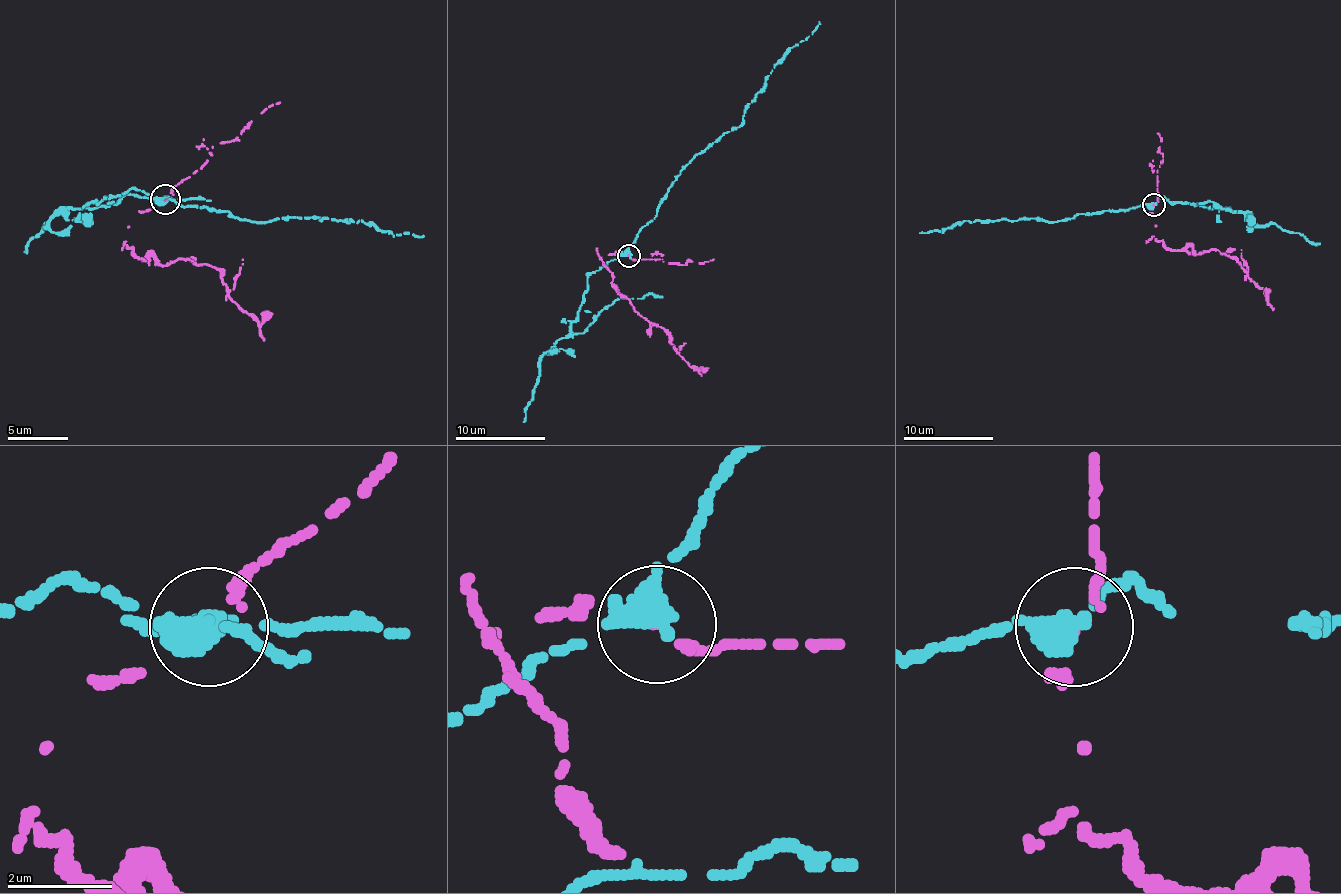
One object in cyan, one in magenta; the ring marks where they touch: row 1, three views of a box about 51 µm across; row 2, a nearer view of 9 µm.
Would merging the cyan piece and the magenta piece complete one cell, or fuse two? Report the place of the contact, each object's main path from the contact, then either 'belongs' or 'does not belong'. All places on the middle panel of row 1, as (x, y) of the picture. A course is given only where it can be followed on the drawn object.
place (628, 256); course cyan (628, 256), (628, 247), (655, 218), (675, 178), (740, 124), (773, 66), (809, 37), (818, 21); course magenta (628, 256), (599, 258), (612, 274), (612, 285), (646, 319), (666, 332), (673, 348), (702, 375); does not belong

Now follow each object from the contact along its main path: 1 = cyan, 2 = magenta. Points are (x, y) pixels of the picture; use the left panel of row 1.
1: (165, 198), (228, 210), (240, 219), (261, 222), (316, 216), (322, 219), (361, 219), (382, 231), (421, 237)
2: (165, 198), (128, 225), (125, 243), (165, 265), (189, 258), (216, 268), (225, 292), (264, 340)

